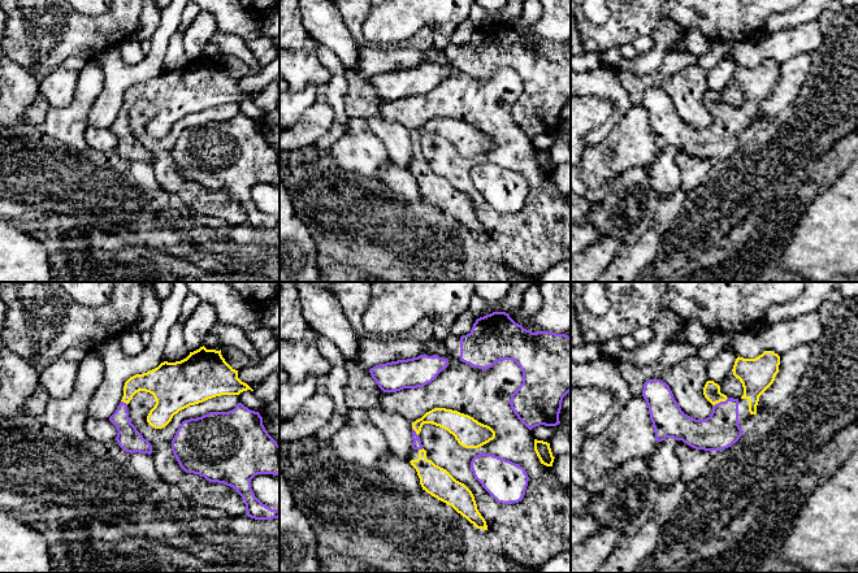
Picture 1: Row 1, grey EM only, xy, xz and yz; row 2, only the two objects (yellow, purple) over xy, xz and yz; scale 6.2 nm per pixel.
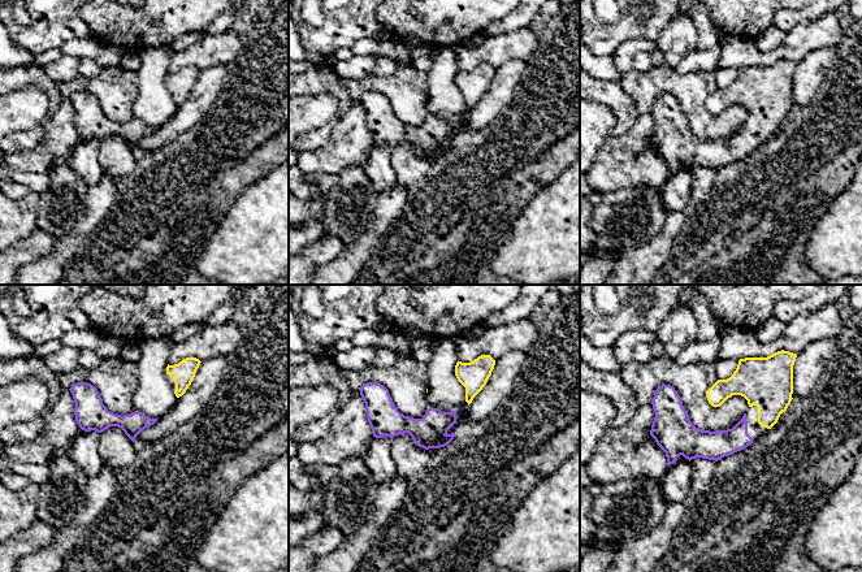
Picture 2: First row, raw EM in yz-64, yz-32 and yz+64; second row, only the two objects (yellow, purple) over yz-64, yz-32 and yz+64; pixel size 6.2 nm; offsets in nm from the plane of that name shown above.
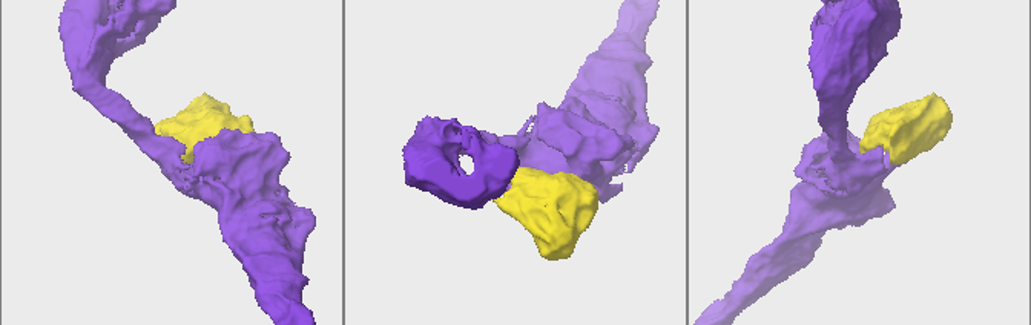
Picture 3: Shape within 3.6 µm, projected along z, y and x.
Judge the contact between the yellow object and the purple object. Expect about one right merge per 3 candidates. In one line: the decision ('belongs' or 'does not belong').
belongs

